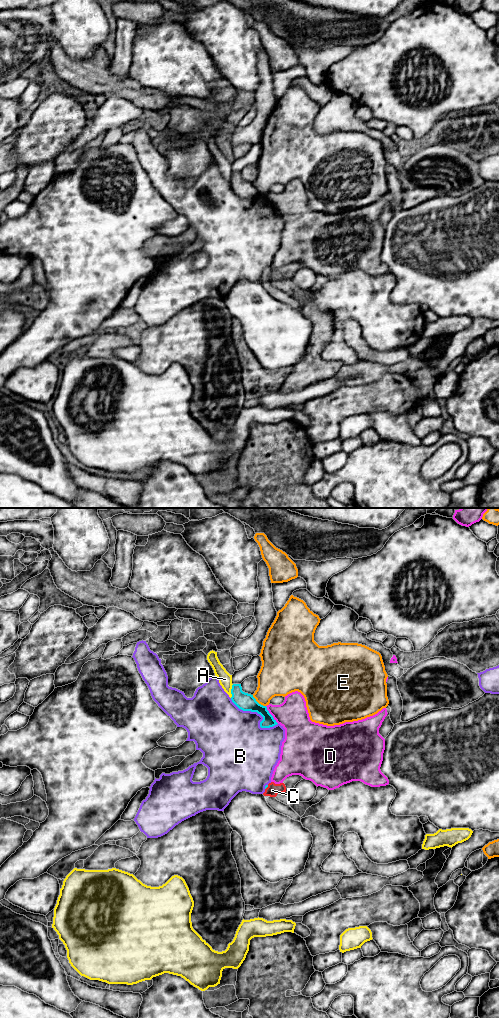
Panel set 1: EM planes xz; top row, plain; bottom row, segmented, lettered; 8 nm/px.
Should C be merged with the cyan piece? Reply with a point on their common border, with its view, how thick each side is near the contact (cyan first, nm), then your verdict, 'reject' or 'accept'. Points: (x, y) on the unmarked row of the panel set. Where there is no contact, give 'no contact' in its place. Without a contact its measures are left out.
xz (267, 274) | 20/100 nm | reject

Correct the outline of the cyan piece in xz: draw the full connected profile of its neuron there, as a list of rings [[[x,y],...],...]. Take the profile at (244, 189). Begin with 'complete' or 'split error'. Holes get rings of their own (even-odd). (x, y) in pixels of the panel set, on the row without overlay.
complete | [[[233,172],[231,177],[231,188],[232,190],[243,199],[257,200],[263,205],[260,210],[261,216],[270,216],[278,211],[269,201],[266,194],[259,192],[253,183],[242,179],[241,172]]]

